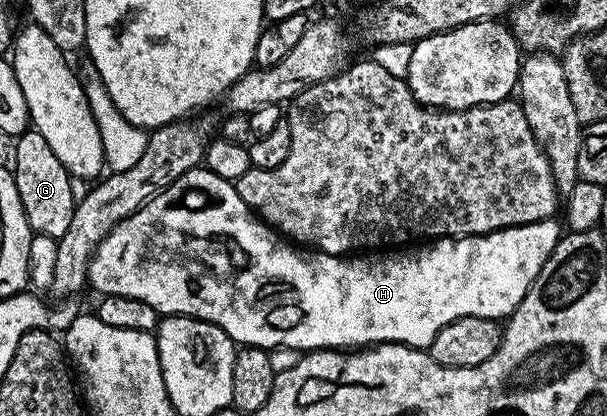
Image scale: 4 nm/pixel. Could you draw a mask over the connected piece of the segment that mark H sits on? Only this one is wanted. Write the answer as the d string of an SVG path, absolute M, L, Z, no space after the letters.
M197 167L180 175L175 182L151 197L134 214L112 227L109 235L94 250L94 258L90 260L88 285L91 290L94 288L98 295L124 295L132 299L140 299L144 303L148 303L148 307L152 307L159 315L198 317L201 321L207 321L223 329L231 341L239 346L255 345L267 351L279 347L301 351L315 349L354 351L359 347L373 347L389 343L391 345L408 345L411 349L426 349L445 325L461 317L509 318L514 308L524 299L524 295L536 279L536 275L540 275L540 267L544 267L544 263L550 258L552 251L564 236L563 226L559 222L558 226L556 222L557 220L547 219L527 225L513 225L511 229L497 229L494 233L483 233L477 237L434 239L429 243L419 244L422 246L412 250L411 253L390 251L387 252L390 253L387 257L367 256L370 257L367 261L350 261L333 253L317 251L311 252L309 254L311 257L305 257L301 253L301 251L303 252L301 248L287 243L265 221L256 219L255 214L244 203L244 199L240 199L240 195L231 182L220 179L220 175L216 175L211 169Z

